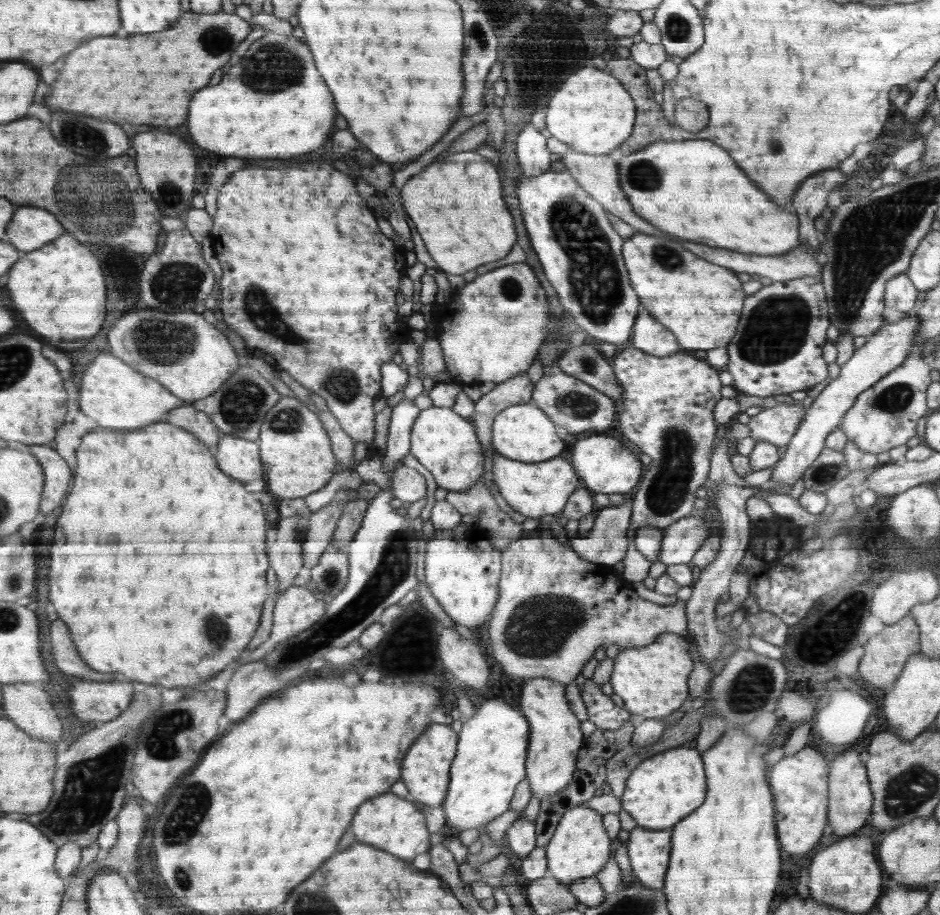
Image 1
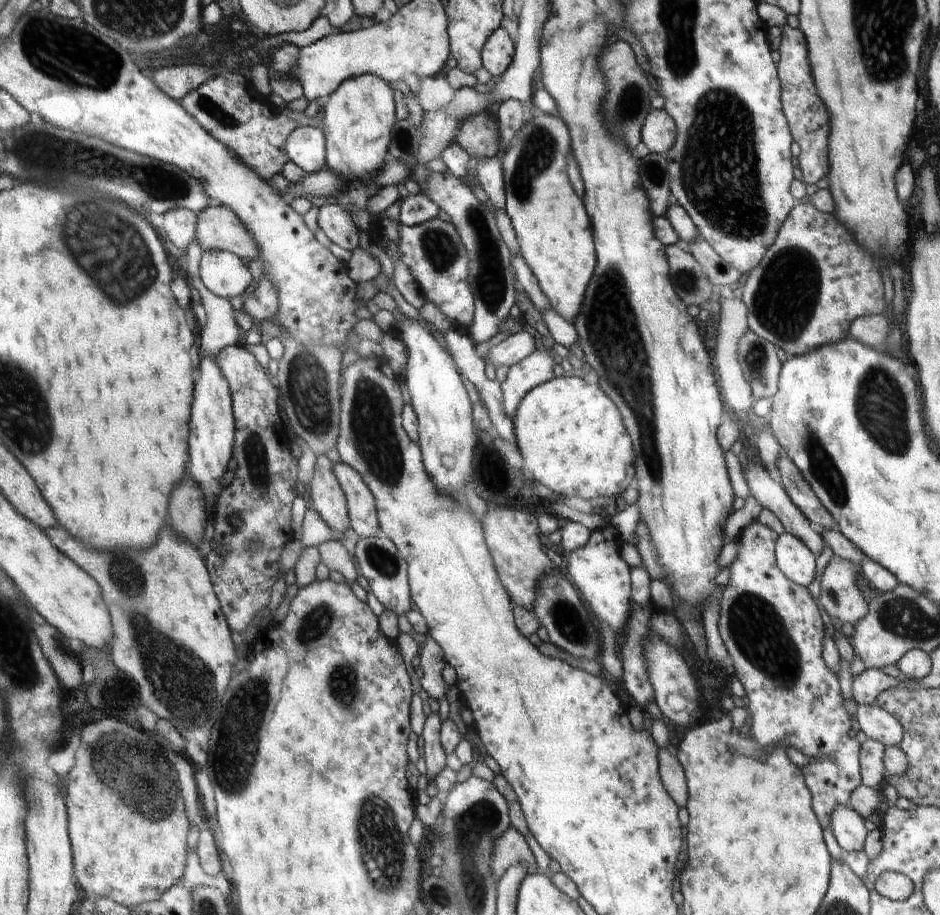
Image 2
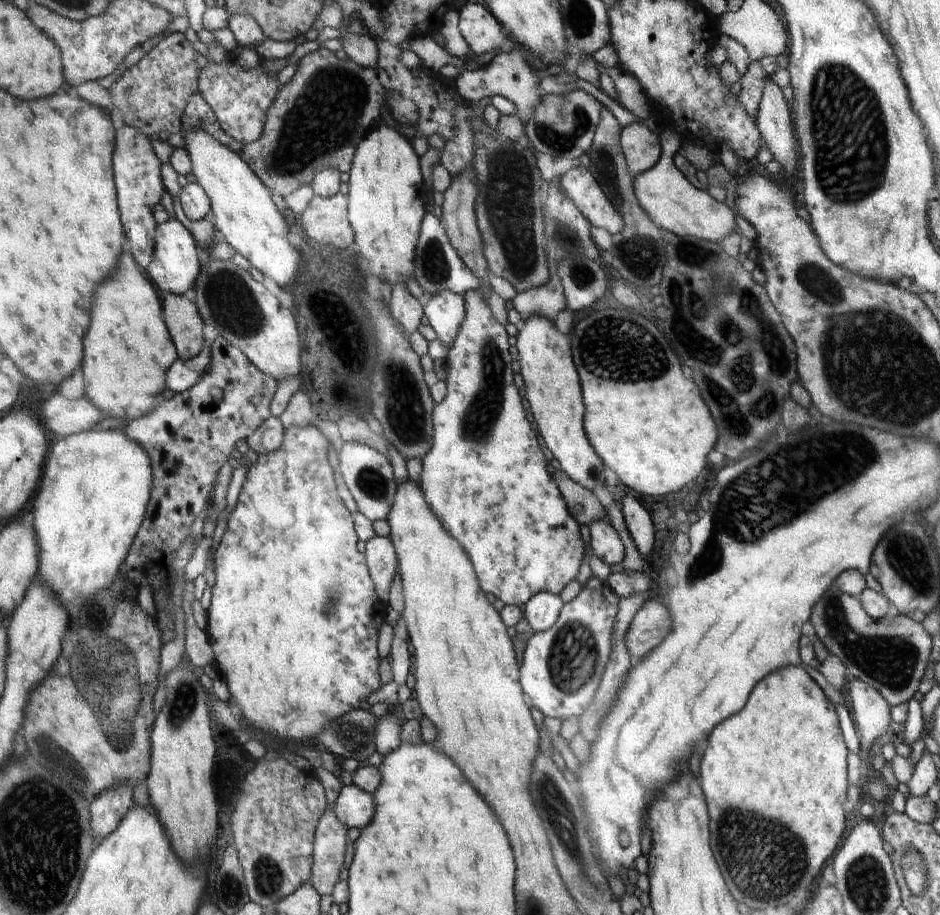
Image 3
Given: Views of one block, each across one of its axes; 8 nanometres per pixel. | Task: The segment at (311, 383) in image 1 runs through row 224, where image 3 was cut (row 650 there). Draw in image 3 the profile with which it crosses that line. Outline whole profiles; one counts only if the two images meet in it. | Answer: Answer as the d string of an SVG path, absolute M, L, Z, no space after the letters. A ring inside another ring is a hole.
M313 424L305 426L304 428L298 427L290 427L289 429L285 429L285 433L283 436L282 446L277 449L276 452L268 453L259 456L259 460L256 464L250 463L250 471L248 472L248 476L246 476L246 482L243 485L240 494L240 500L237 504L233 514L228 522L228 530L224 535L220 543L220 547L216 549L216 575L217 580L216 588L214 588L214 606L212 606L212 610L210 610L210 638L212 638L212 646L214 646L216 658L218 658L218 664L216 664L217 672L222 673L220 668L226 668L224 670L224 674L226 674L226 678L228 678L228 684L230 684L230 692L232 692L232 698L242 706L242 714L244 714L244 718L252 724L252 726L256 726L258 730L264 730L266 734L272 734L272 736L276 736L276 738L284 738L286 742L303 742L304 745L307 743L305 740L311 740L312 738L316 738L331 722L332 720L339 719L341 716L348 714L351 710L358 709L358 704L360 704L360 700L366 700L372 692L376 692L378 688L380 688L380 678L378 678L378 652L376 652L376 640L378 640L378 628L380 628L380 624L384 624L384 620L380 618L380 620L376 620L374 616L376 616L376 608L378 608L378 594L375 588L375 584L372 584L373 577L369 572L369 565L367 564L366 558L364 558L364 554L360 554L358 550L356 550L356 528L352 526L352 514L344 508L344 502L340 500L340 496L338 496L338 492L336 492L336 486L334 486L334 478L332 478L332 468L330 468L330 464L328 464L328 440L326 440L326 436L318 430L318 427L315 427Z

